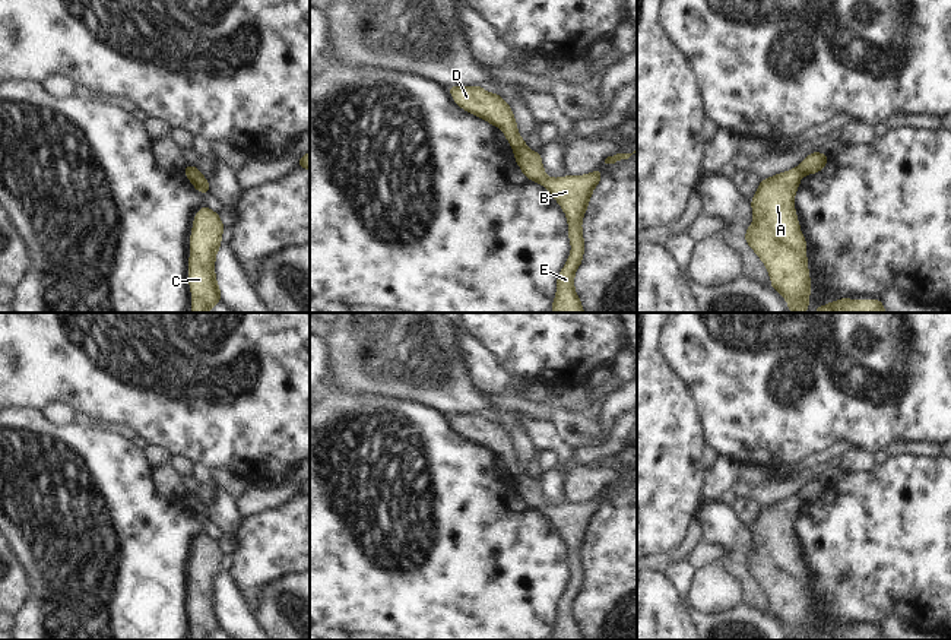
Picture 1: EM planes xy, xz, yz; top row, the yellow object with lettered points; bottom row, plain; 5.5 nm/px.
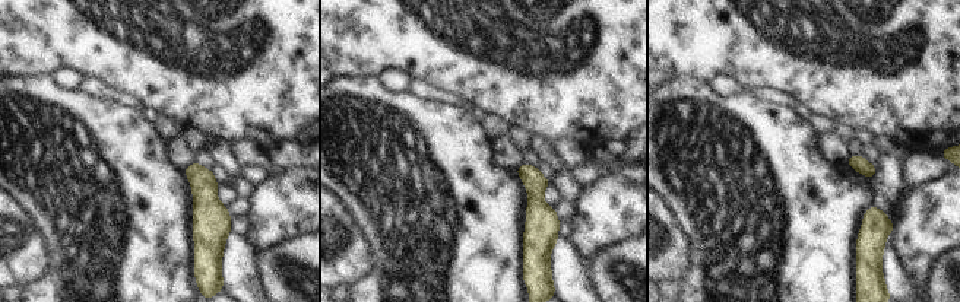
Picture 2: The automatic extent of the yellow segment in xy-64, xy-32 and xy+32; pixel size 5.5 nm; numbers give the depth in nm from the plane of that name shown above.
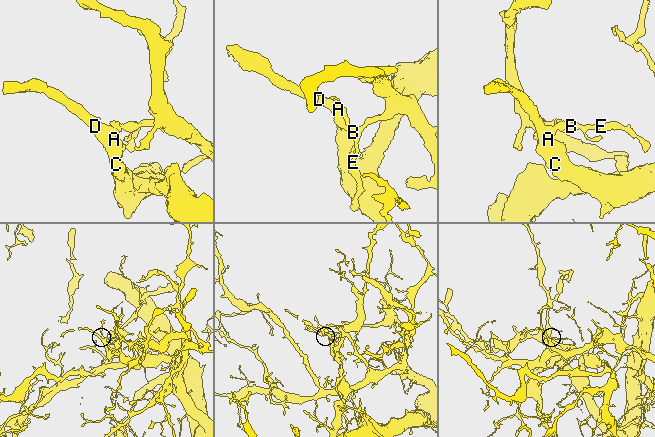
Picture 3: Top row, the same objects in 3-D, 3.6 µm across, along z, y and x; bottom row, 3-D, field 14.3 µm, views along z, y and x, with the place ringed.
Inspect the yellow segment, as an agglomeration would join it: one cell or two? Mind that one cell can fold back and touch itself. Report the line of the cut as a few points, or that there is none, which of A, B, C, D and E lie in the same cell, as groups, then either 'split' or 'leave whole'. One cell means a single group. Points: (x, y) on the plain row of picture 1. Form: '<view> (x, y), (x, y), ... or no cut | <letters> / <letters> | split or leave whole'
xz (525, 472), (513, 477) | A C D / B E | split

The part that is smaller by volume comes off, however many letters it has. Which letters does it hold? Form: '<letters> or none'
A, C, D

